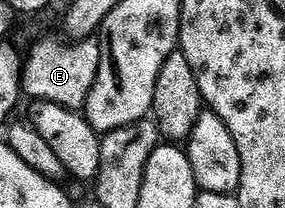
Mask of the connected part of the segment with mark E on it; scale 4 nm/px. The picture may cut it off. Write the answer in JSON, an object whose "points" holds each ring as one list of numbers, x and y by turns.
{"points":[[96,38,65,43,60,43,57,39,41,39,29,53,27,51,24,71,21,74,21,89,33,101,54,103,68,111,80,112,97,84,101,44]]}

